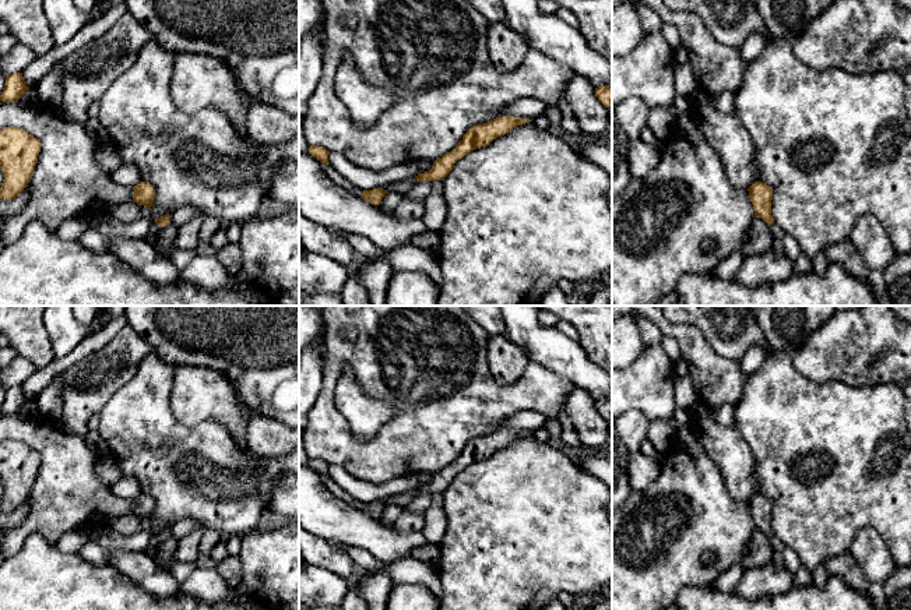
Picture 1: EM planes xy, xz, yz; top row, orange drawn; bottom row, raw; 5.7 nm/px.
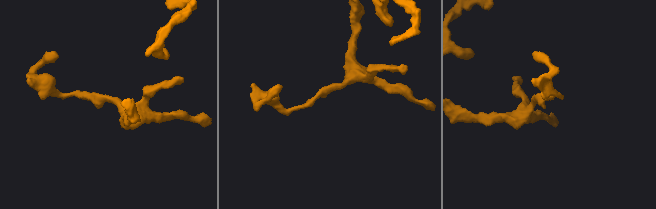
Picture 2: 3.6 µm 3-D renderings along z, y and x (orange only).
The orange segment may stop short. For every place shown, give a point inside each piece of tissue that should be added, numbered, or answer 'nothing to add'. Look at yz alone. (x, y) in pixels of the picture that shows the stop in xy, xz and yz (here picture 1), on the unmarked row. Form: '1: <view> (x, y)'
1: yz (760, 553)

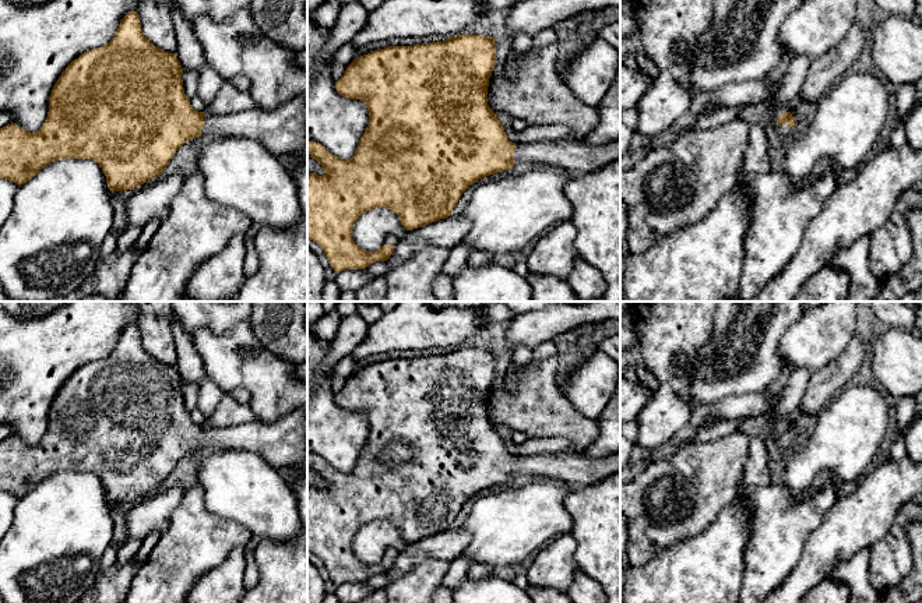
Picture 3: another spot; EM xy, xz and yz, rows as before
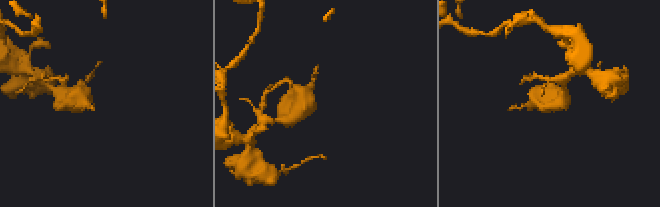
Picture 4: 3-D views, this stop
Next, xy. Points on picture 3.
1: xy (282, 443)

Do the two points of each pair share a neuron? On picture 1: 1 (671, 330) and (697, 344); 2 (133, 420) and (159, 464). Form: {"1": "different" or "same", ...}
{"1": "same", "2": "same"}

